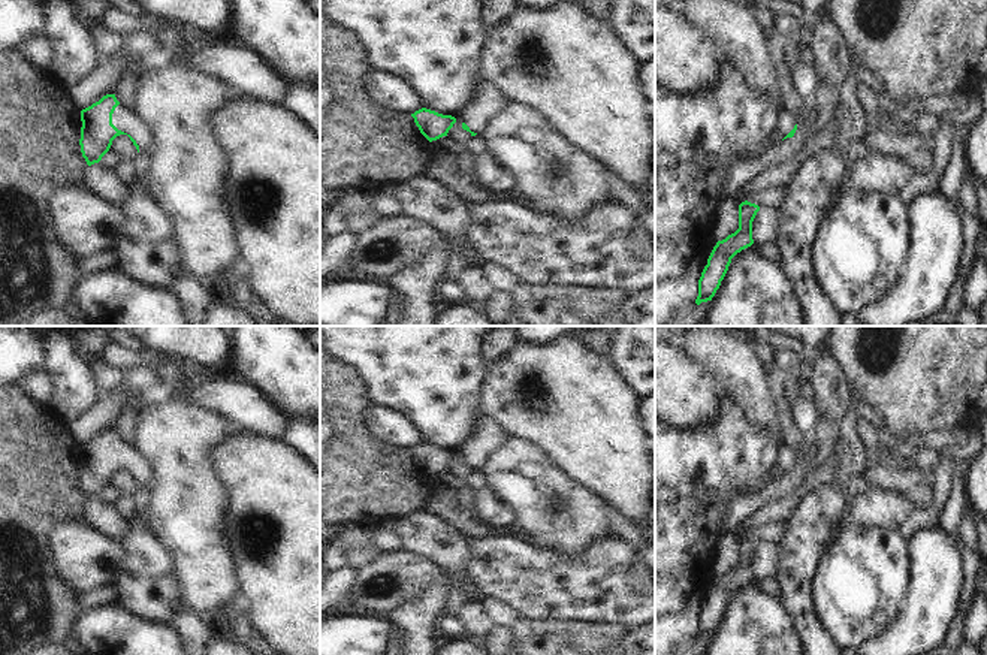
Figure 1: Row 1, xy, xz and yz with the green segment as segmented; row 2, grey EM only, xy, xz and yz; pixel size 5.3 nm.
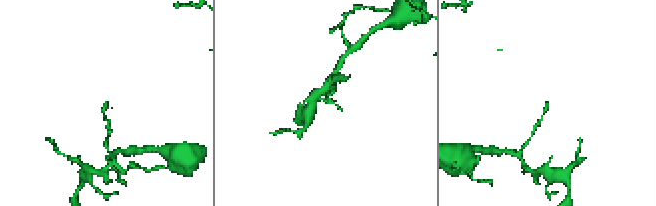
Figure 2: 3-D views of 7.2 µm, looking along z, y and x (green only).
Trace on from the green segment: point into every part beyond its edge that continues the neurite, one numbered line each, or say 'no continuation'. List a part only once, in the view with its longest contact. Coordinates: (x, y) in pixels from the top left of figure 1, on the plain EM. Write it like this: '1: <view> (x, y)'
1: xy (126, 455)

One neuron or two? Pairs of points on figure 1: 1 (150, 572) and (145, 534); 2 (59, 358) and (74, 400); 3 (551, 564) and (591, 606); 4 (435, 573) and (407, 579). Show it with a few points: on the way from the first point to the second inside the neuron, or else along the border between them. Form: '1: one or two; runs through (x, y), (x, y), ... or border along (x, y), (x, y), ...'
1: one; runs through (148, 563), (145, 543)
2: one; runs through (66, 368), (72, 374), (74, 389)
3: one; runs through (561, 574), (583, 595)
4: one; runs through (428, 573), (414, 573)

